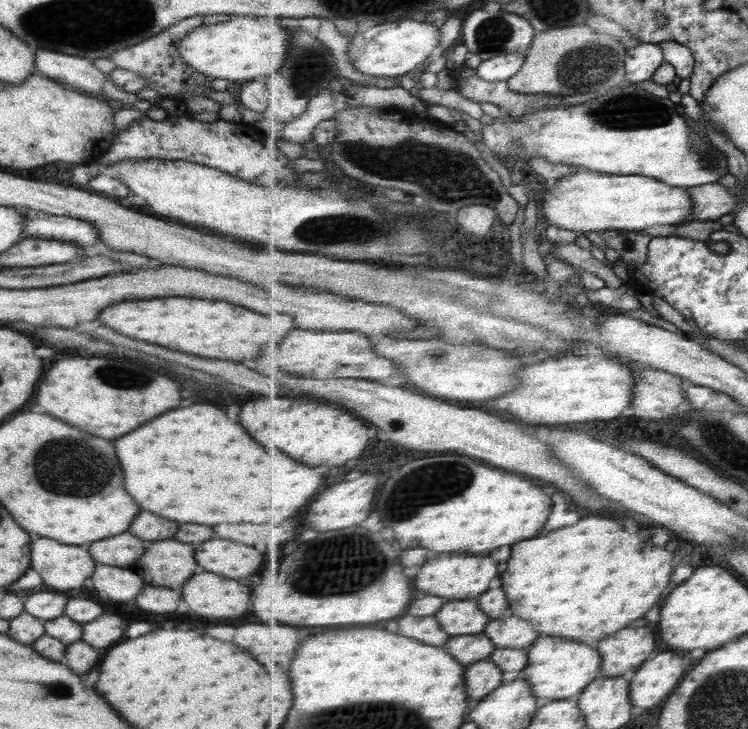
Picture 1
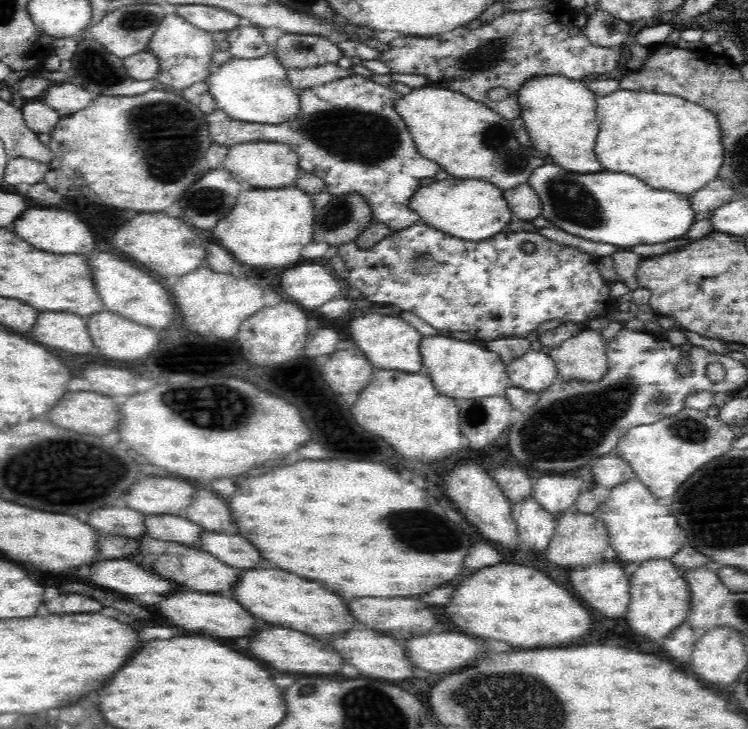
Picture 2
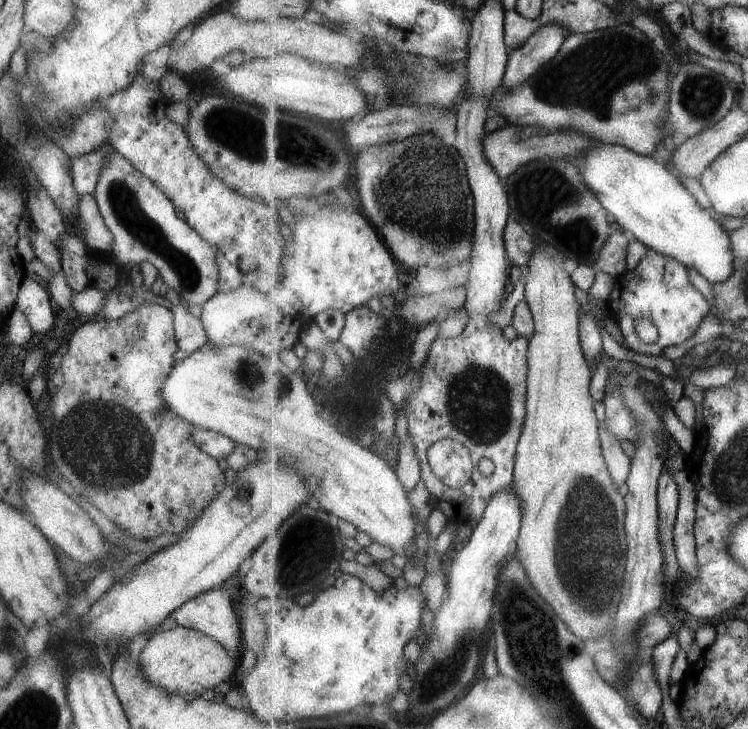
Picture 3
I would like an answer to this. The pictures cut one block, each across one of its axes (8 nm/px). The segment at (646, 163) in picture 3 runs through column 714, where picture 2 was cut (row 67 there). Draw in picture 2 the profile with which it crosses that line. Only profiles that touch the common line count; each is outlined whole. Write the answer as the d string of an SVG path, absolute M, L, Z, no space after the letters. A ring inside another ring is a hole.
M274 50L258 58L233 58L222 66L213 66L205 78L208 94L216 106L234 120L260 124L280 124L297 111L297 89L288 82L285 68Z

